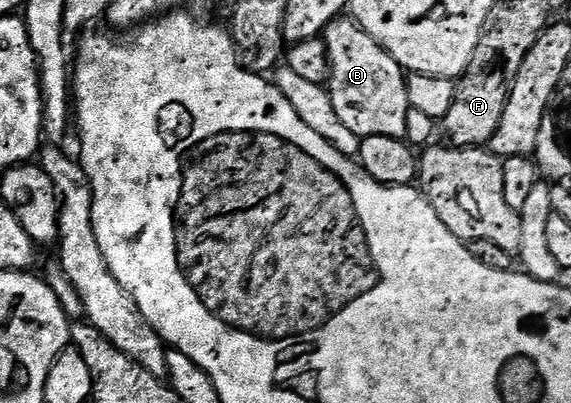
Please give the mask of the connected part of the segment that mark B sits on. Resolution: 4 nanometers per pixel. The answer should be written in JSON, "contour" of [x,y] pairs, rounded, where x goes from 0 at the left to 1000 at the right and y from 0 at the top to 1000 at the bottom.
{"contour":[[[613,40],[587,45],[567,77],[567,102],[574,119],[574,149],[578,151],[574,221],[581,268],[588,268],[588,288],[595,288],[595,308],[608,313],[609,328],[616,328],[632,345],[651,337],[709,345],[715,278],[720,270],[711,216],[713,186],[704,161],[665,109],[658,109],[658,99],[651,99],[651,89],[644,89],[644,79],[637,79]]]}

